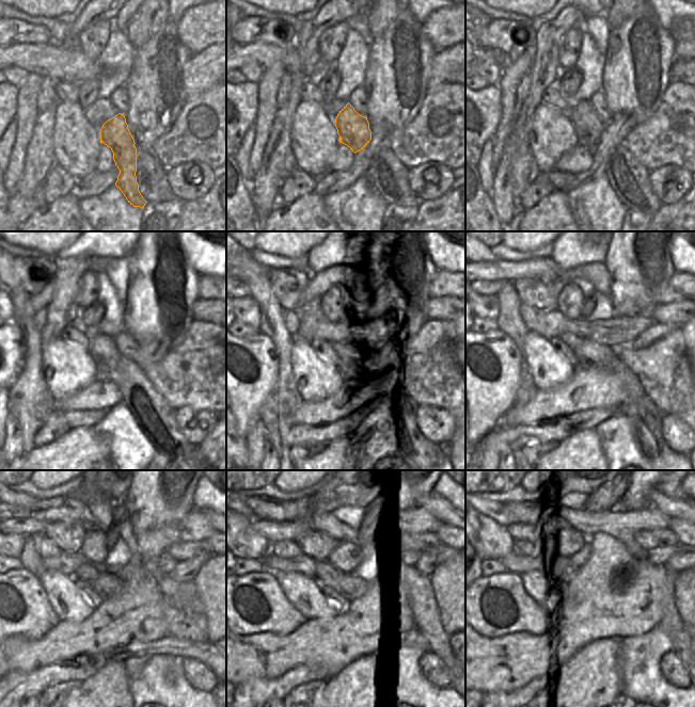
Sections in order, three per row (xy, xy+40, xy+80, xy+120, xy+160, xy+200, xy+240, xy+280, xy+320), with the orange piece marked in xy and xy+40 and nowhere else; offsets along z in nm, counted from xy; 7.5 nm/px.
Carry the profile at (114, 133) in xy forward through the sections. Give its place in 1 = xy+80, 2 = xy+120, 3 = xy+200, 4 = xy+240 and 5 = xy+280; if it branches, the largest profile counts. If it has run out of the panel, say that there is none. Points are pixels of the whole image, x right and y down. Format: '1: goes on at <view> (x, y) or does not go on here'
1: goes on at xy+80 (589, 126)
2: goes on at xy+120 (103, 350)
3: goes on at xy+200 (573, 341)
4: goes on at xy+240 (88, 572)
5: goes on at xy+280 (324, 569)

